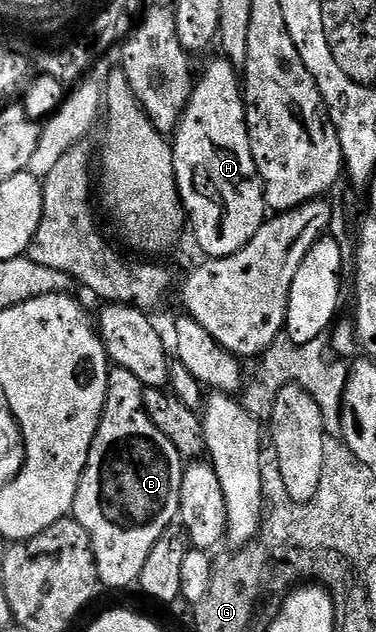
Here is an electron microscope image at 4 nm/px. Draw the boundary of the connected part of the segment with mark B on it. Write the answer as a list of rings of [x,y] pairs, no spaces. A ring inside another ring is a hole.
[[[119,367],[109,368],[108,371],[108,390],[106,391],[106,403],[104,410],[100,416],[100,426],[94,435],[94,443],[90,447],[90,455],[88,462],[84,468],[84,474],[80,480],[80,486],[76,492],[76,498],[72,504],[71,516],[86,531],[86,535],[92,544],[92,554],[96,560],[96,576],[99,584],[104,585],[108,589],[128,589],[139,582],[142,575],[142,566],[146,564],[146,559],[150,555],[150,547],[154,547],[154,543],[158,543],[158,539],[162,539],[162,535],[173,525],[180,515],[179,497],[182,495],[182,483],[184,470],[186,468],[185,458],[180,456],[180,452],[174,447],[174,443],[170,443],[170,439],[166,439],[166,435],[162,435],[162,431],[158,431],[158,427],[154,427],[154,423],[150,423],[150,415],[144,406],[145,387],[138,378],[134,376],[134,371],[126,371]]]

